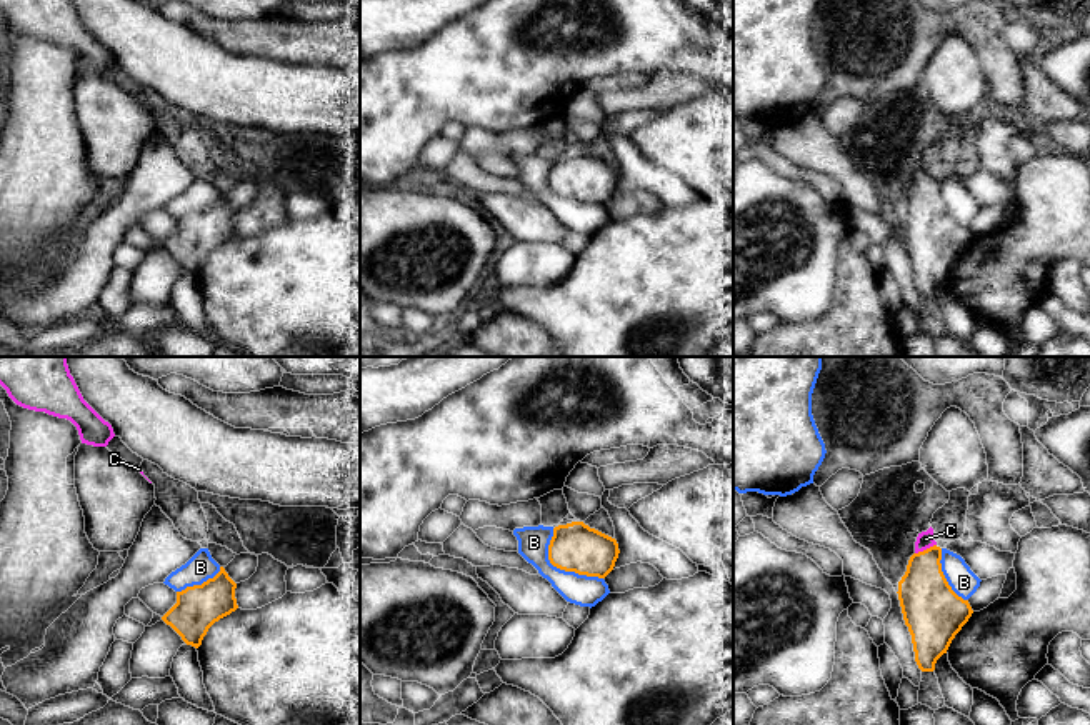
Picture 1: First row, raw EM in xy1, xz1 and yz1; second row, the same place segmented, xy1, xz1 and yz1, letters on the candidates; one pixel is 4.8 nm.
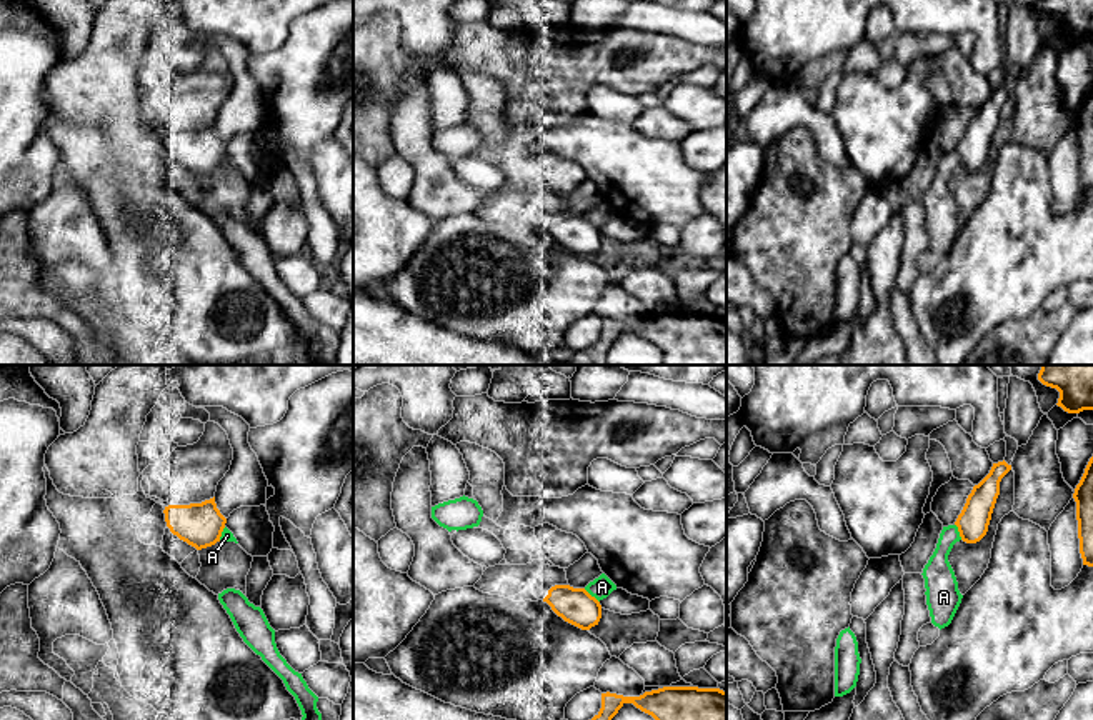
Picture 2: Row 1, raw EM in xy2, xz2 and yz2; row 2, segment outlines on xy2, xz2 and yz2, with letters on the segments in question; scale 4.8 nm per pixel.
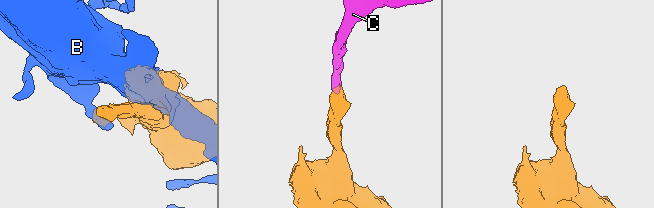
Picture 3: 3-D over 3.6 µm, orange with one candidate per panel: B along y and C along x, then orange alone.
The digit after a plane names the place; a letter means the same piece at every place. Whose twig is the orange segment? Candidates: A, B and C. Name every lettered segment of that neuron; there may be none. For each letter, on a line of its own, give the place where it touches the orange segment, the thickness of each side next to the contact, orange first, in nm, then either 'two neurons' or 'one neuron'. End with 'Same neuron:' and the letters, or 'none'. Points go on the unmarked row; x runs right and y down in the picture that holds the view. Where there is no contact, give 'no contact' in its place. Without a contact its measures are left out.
A: contact xz2 (590, 222); calibres 180 and 100 nm; two neurons
B: contact xz1 (560, 195); calibres 240 and 150 nm; two neurons
C: contact yz1 (927, 175); calibres 260 and 80 nm; one neuron
Same neuron: C

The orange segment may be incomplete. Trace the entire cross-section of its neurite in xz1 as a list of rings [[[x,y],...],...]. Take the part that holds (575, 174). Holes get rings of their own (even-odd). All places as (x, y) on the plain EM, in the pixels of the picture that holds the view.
[[[583,148],[555,153],[548,172],[548,187],[553,193],[598,205],[613,197],[618,180],[615,165]]]

